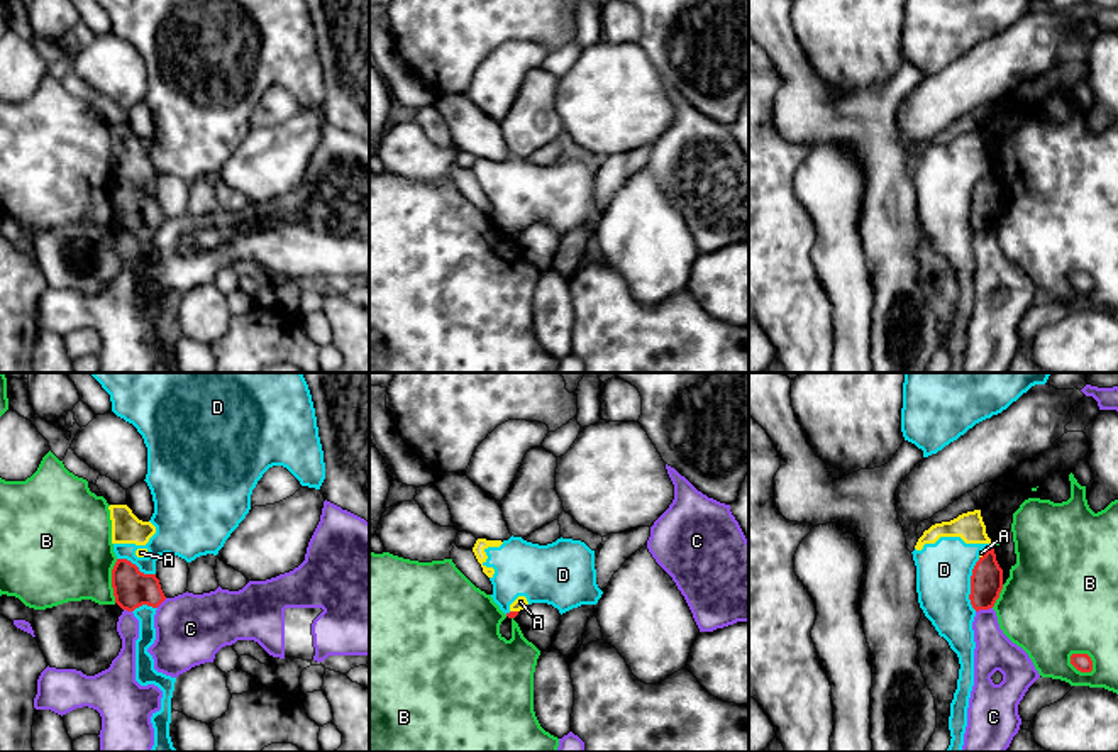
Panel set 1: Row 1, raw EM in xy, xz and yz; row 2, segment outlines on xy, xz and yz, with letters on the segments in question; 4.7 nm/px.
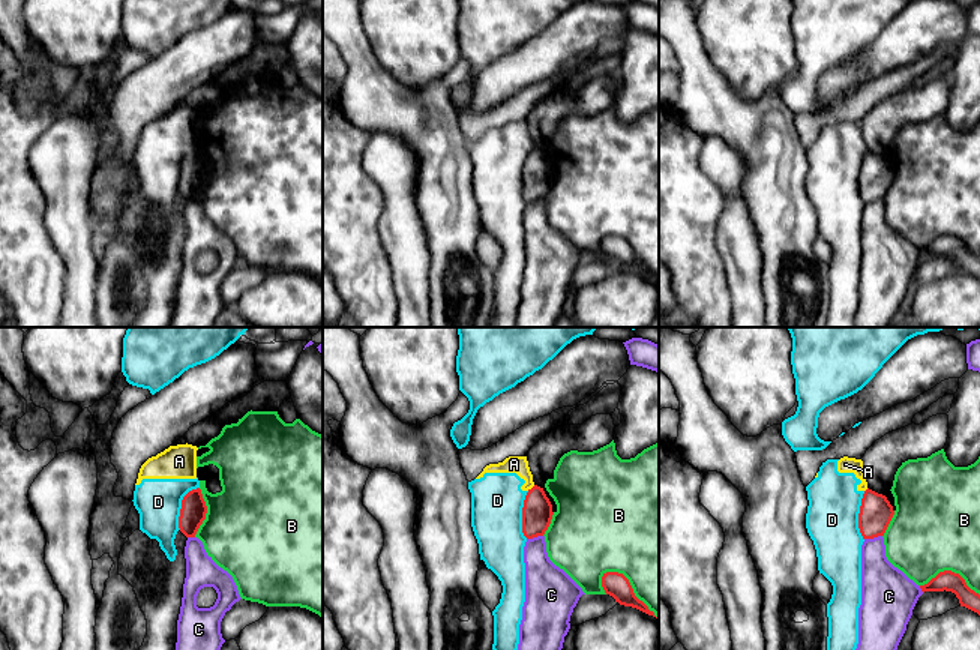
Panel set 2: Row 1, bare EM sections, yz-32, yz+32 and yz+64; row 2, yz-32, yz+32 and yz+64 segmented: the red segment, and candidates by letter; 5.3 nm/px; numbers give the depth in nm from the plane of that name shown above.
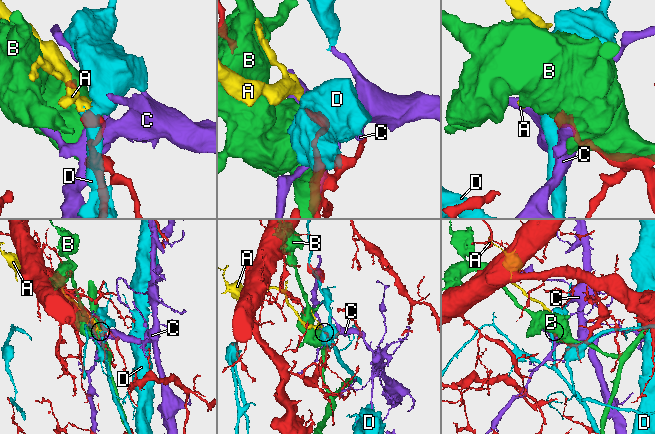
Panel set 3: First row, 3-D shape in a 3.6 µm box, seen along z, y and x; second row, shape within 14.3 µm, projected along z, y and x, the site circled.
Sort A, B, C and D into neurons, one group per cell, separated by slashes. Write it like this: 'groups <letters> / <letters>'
groups A D / B / C

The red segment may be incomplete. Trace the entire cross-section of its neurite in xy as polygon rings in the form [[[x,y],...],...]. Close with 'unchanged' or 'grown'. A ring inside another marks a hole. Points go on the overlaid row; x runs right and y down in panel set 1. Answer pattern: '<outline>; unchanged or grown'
[[[117,559],[112,569],[112,588],[115,603],[127,611],[147,605],[158,608],[164,600],[156,574],[144,574],[127,559]]]; unchanged

